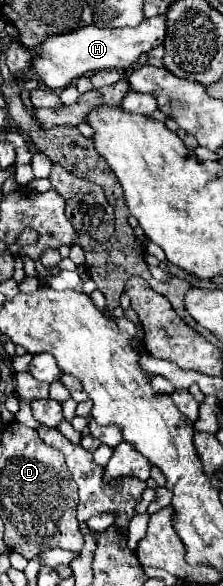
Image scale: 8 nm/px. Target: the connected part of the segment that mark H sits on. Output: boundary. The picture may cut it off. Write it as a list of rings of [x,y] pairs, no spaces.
[[[154,16],[144,20],[142,24],[134,28],[96,28],[96,26],[86,26],[78,28],[68,34],[52,36],[46,38],[42,44],[42,58],[32,60],[32,68],[36,74],[42,78],[42,82],[50,90],[64,90],[66,86],[72,84],[72,80],[88,74],[88,72],[98,72],[98,70],[128,70],[132,68],[142,54],[148,54],[152,48],[162,46],[166,38],[166,16]]]

